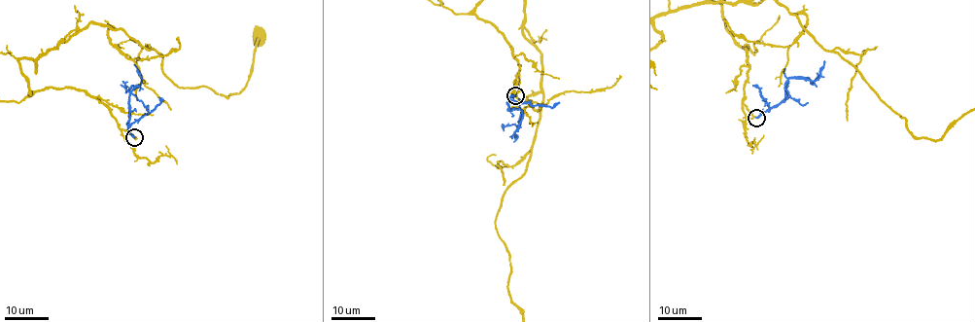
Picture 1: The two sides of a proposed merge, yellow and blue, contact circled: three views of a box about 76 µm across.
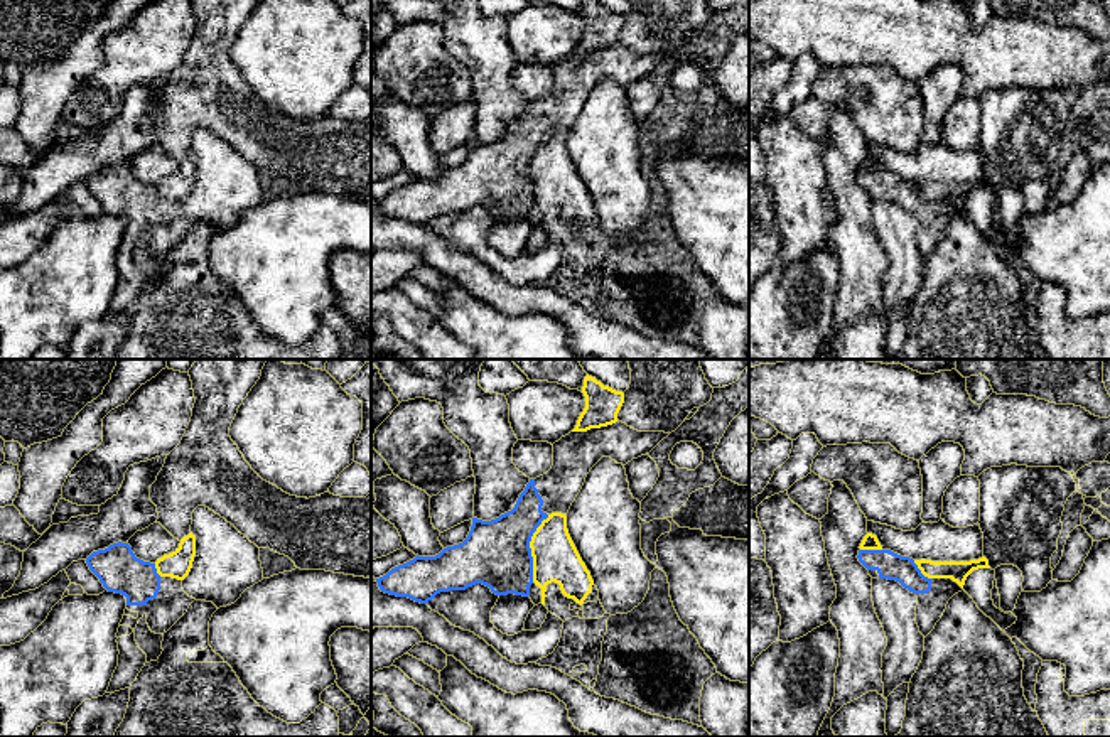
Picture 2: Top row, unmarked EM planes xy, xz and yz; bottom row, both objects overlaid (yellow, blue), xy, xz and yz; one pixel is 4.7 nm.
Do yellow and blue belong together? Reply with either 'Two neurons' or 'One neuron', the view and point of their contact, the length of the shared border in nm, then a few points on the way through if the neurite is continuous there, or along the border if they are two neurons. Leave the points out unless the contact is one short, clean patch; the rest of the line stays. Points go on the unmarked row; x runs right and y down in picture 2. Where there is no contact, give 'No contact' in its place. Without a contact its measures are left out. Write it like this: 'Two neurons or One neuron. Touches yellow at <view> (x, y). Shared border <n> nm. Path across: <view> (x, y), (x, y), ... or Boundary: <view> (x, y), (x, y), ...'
Two neurons. Touches yellow at xz (530, 169). Shared border 340 nm

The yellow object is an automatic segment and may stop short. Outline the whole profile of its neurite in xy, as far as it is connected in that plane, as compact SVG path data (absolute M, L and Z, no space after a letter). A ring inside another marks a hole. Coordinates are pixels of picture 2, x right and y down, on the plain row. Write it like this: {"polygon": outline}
{"polygon": "M189 155L179 165L179 170L169 177L164 177L155 184L157 196L160 199L172 199L177 202L184 202L196 179L196 159Z"}

